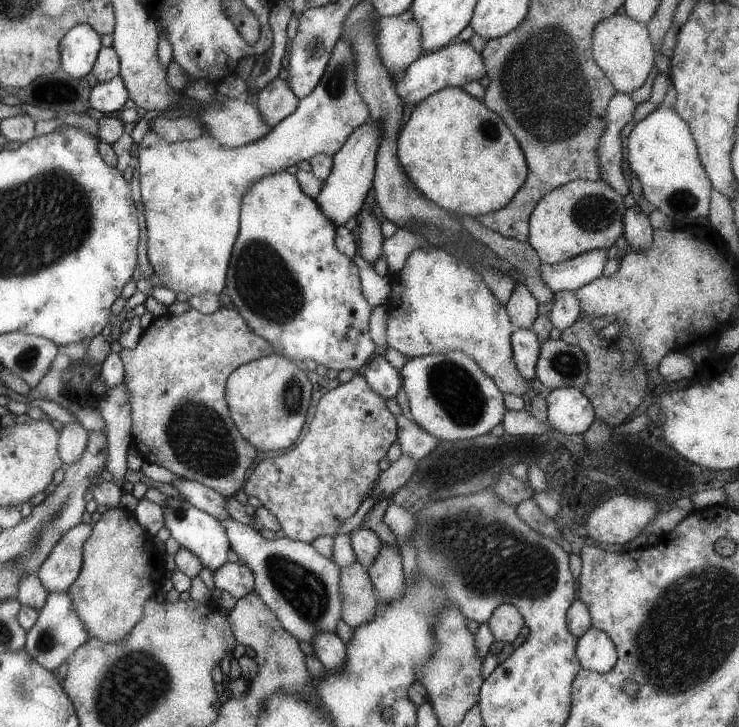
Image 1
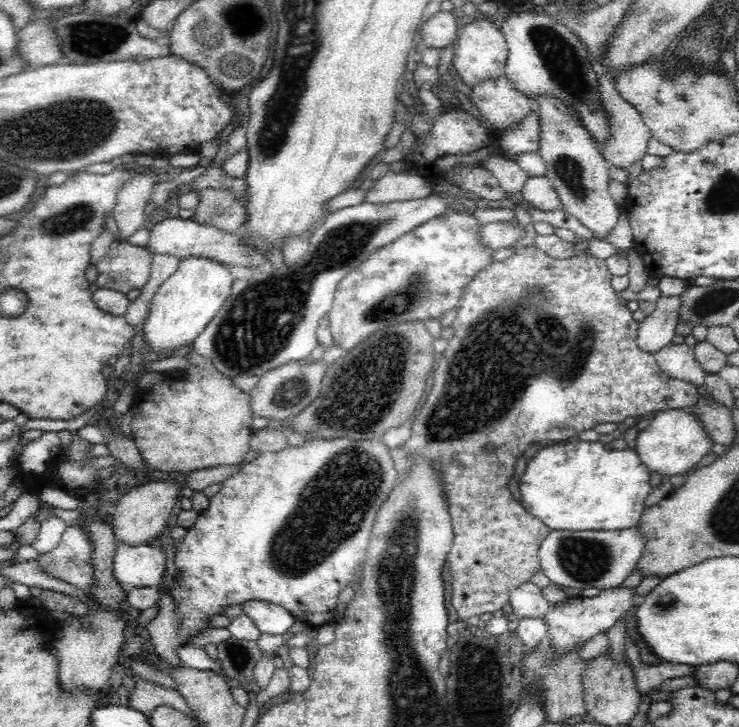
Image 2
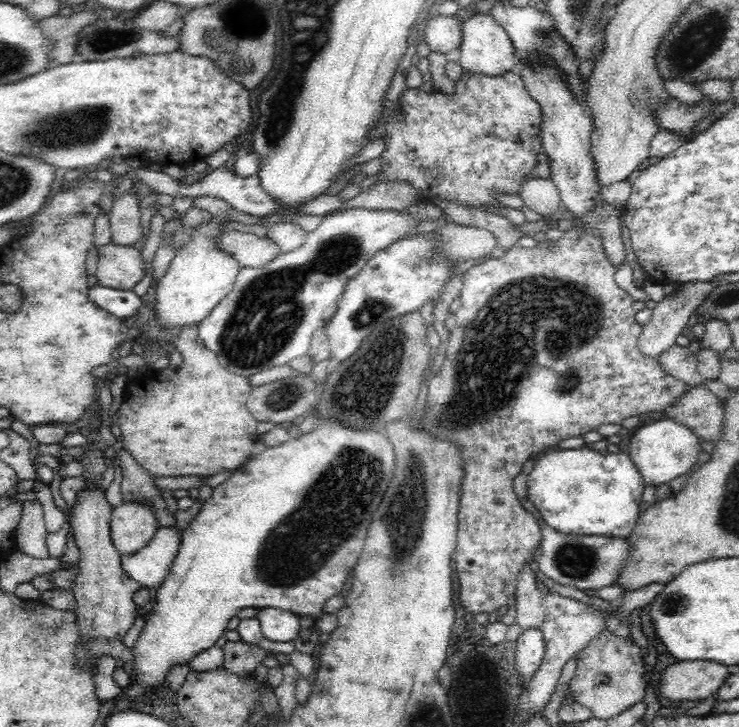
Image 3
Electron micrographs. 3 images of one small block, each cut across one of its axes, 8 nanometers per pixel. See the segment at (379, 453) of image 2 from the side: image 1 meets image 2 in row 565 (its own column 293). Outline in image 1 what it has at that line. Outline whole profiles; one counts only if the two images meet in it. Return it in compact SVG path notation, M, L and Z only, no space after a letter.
M281 171L259 178L257 182L253 182L247 188L245 194L241 197L238 233L232 246L229 266L227 266L227 276L224 284L225 294L227 294L231 304L237 308L239 316L243 318L248 328L271 344L273 353L291 359L299 365L302 365L303 360L313 360L315 364L321 364L321 366L337 370L337 372L347 369L360 373L375 348L368 329L368 318L372 307L367 304L367 300L361 294L357 266L353 264L350 258L343 256L335 248L335 229L331 222L327 222L327 218L323 218L323 212L315 204L315 199L309 198L303 193L299 182L295 179L295 175Z

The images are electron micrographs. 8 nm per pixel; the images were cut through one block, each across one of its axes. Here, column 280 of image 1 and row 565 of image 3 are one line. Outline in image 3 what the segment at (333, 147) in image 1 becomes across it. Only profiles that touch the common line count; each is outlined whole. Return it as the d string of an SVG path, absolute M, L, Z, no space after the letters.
M160 527L144 548L120 556L122 571L141 587L159 586L170 572L180 538L175 527Z

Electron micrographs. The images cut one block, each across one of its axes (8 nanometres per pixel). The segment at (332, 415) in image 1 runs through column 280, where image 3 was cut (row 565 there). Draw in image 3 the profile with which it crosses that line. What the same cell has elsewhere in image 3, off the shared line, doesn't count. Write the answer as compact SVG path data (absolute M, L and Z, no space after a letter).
M572 227L564 231L562 238L557 241L553 251L544 245L510 247L501 258L488 260L483 264L470 267L462 274L463 286L459 294L460 306L455 312L456 325L449 332L446 358L432 378L428 387L428 397L424 404L420 420L420 431L424 431L430 439L450 441L457 448L463 465L462 482L458 492L458 530L456 548L452 553L452 560L456 564L456 574L460 584L460 605L470 614L497 614L504 611L508 598L515 594L518 575L524 567L535 560L538 548L541 546L544 524L532 510L522 507L518 495L512 489L512 480L532 454L542 450L550 450L550 446L557 447L560 440L582 436L590 430L596 430L600 424L622 424L624 418L646 414L646 412L660 412L674 407L688 392L690 386L681 382L672 375L665 373L652 357L644 357L638 349L638 340L641 336L640 326L635 320L636 312L632 309L632 296L620 289L614 281L614 266L606 259L603 241L588 235L579 227Z

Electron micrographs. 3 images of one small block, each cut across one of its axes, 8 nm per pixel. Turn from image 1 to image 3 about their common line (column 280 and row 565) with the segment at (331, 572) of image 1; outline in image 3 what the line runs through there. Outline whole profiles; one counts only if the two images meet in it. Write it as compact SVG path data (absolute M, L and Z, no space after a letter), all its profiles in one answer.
M545 529L537 560L539 570L554 582L558 582L562 586L574 586L578 590L596 590L604 586L612 586L617 581L621 568L629 559L627 538L628 535L566 534Z

